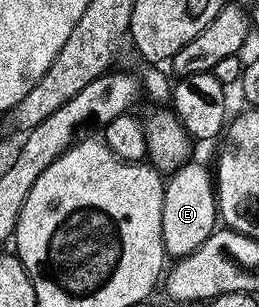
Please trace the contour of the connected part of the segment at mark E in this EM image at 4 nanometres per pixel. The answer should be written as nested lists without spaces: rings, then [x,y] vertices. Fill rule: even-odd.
[[[198,159],[174,170],[166,178],[163,187],[163,210],[161,211],[161,235],[163,247],[172,258],[187,257],[217,228],[217,194],[213,173],[203,166]],[[171,177],[171,178],[170,178]],[[216,221],[216,222],[215,222]]]

